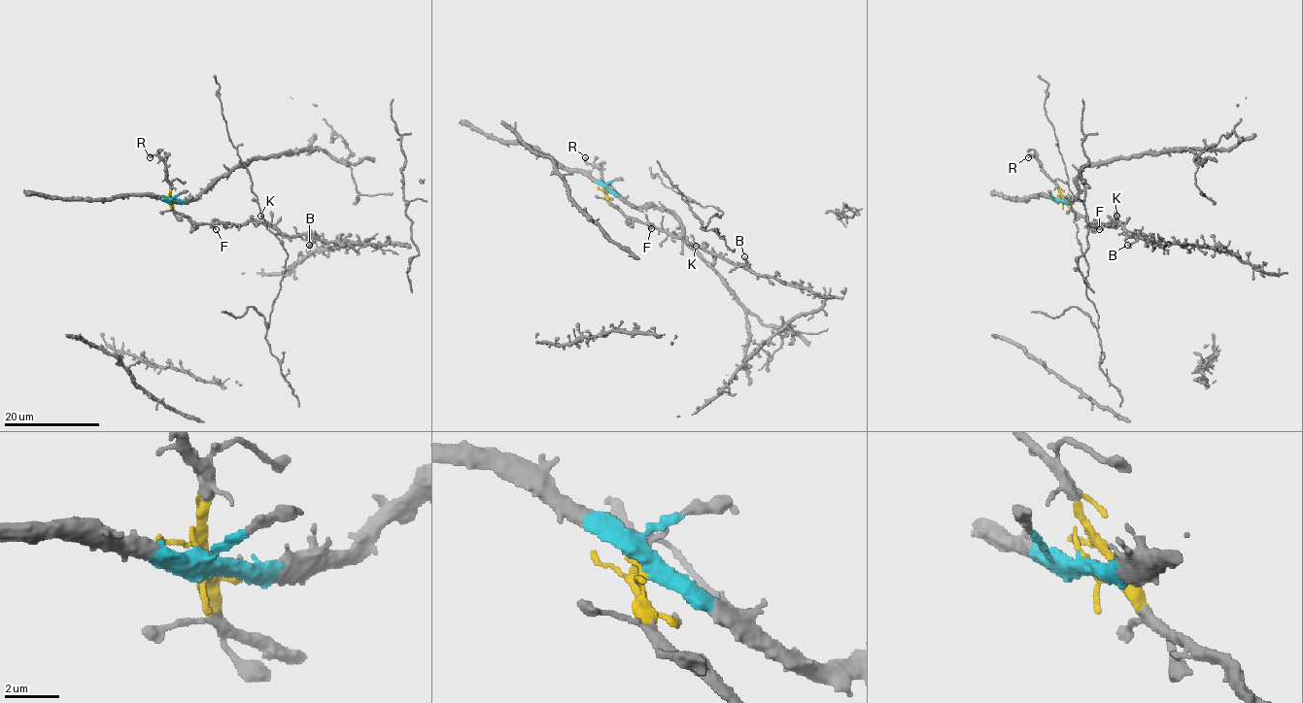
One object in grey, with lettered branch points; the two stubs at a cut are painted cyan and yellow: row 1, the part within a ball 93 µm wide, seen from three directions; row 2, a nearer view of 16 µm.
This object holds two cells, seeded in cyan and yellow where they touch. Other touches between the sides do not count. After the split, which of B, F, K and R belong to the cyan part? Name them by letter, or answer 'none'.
none

